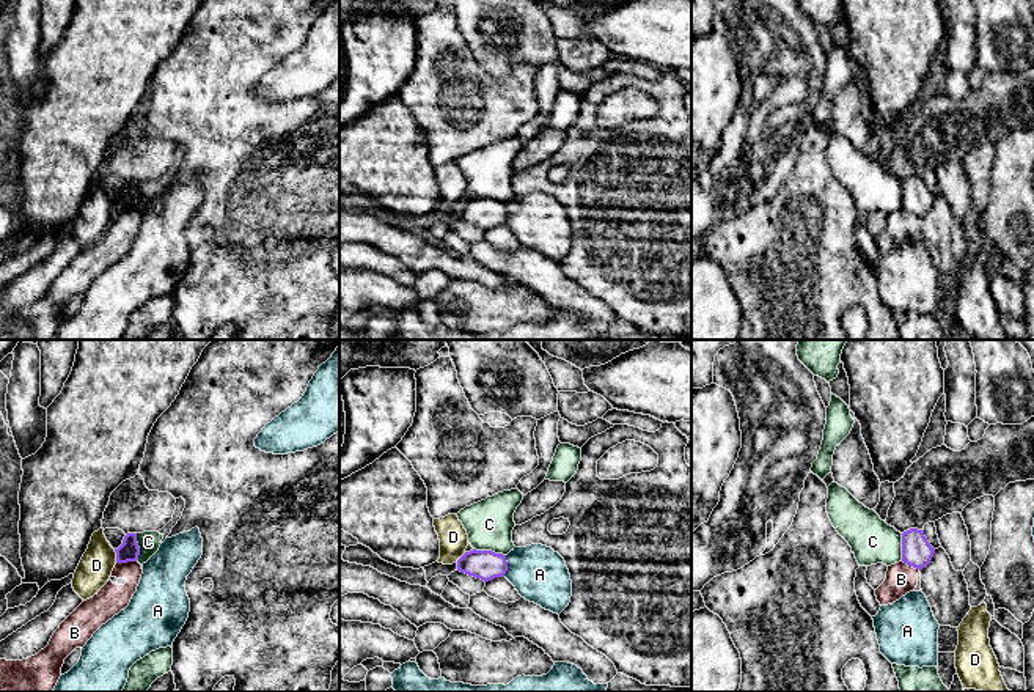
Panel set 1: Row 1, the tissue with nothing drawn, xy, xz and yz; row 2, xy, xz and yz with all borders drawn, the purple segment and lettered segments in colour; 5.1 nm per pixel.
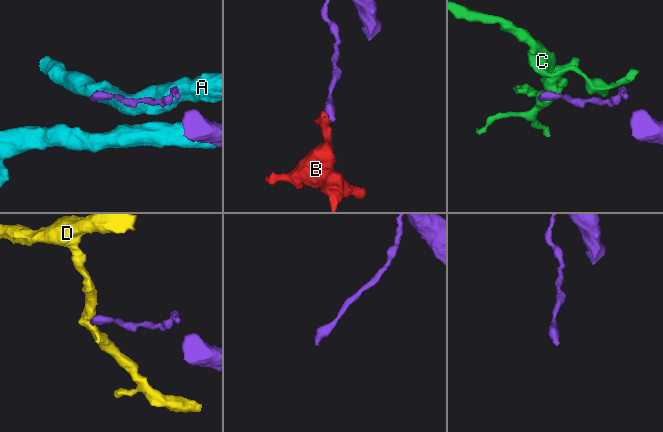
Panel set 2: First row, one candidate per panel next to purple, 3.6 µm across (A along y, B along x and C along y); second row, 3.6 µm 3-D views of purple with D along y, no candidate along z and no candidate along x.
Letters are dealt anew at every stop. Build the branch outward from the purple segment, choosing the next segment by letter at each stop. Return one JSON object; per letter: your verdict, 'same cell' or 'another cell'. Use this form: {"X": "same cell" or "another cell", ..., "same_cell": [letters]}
{"A": "another cell", "B": "another cell", "C": "another cell", "D": "another cell", "same_cell": []}

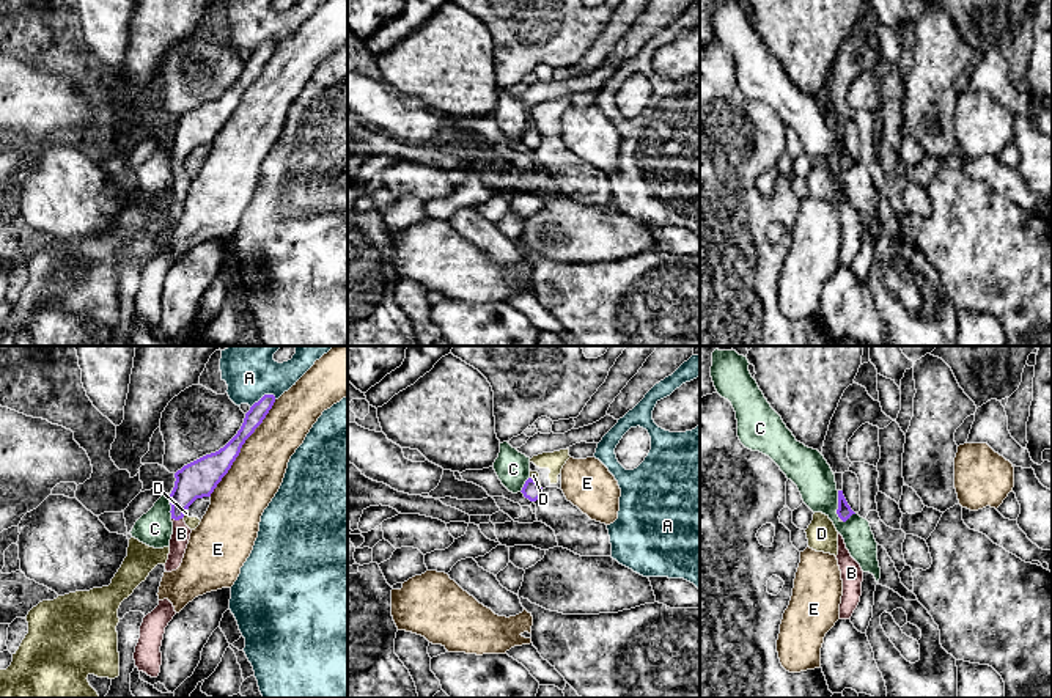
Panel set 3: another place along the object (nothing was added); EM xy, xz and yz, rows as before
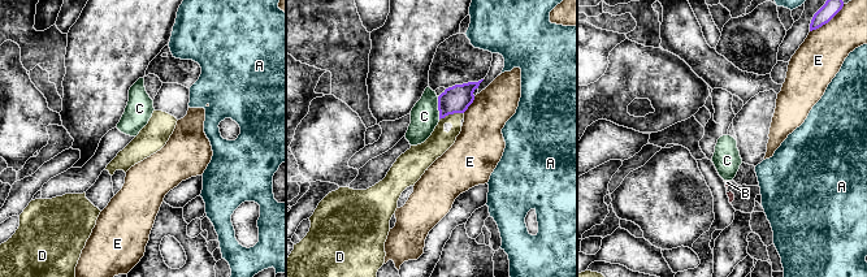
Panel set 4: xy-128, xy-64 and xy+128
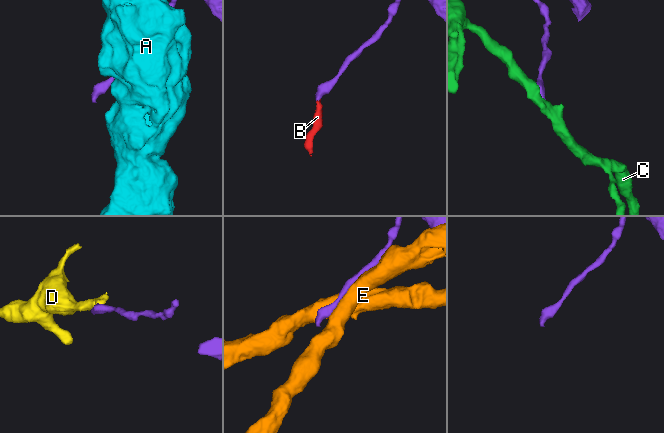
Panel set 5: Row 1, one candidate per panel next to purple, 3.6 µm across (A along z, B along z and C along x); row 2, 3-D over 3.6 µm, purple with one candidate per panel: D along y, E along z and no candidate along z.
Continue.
{"A": "another cell", "B": "same cell", "C": "another cell", "D": "another cell", "E": "another cell", "same_cell": ["B"]}

